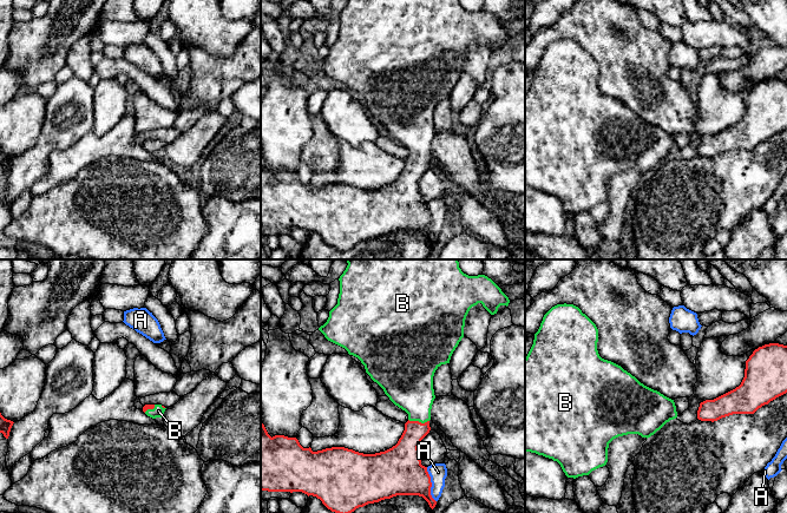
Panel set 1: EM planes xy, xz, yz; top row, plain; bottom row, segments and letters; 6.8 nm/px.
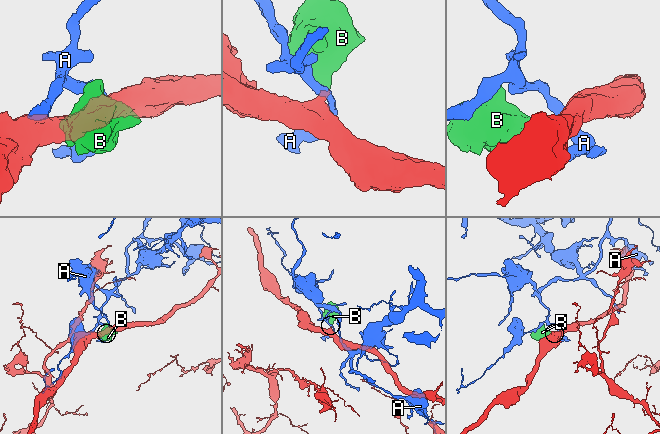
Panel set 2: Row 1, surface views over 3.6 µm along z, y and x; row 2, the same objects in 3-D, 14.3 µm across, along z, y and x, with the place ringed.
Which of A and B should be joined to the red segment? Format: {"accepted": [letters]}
{"accepted": ["B"]}

